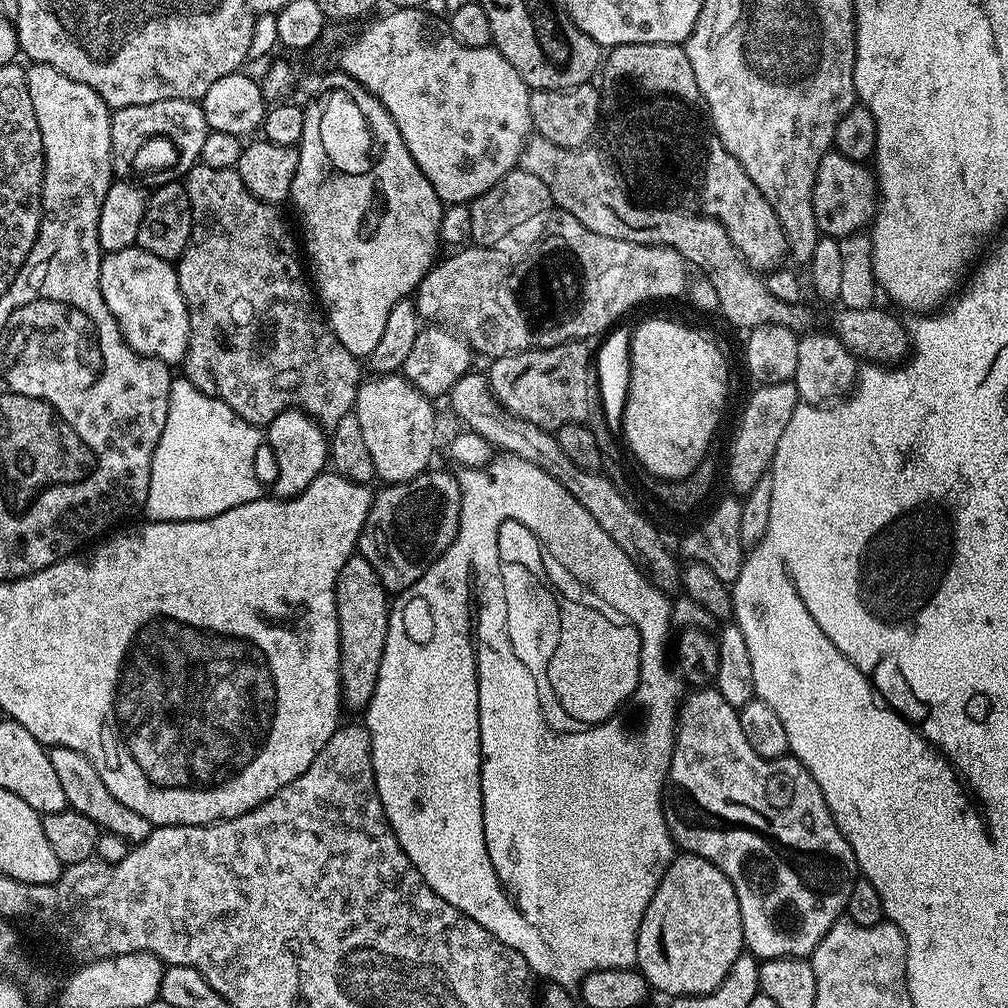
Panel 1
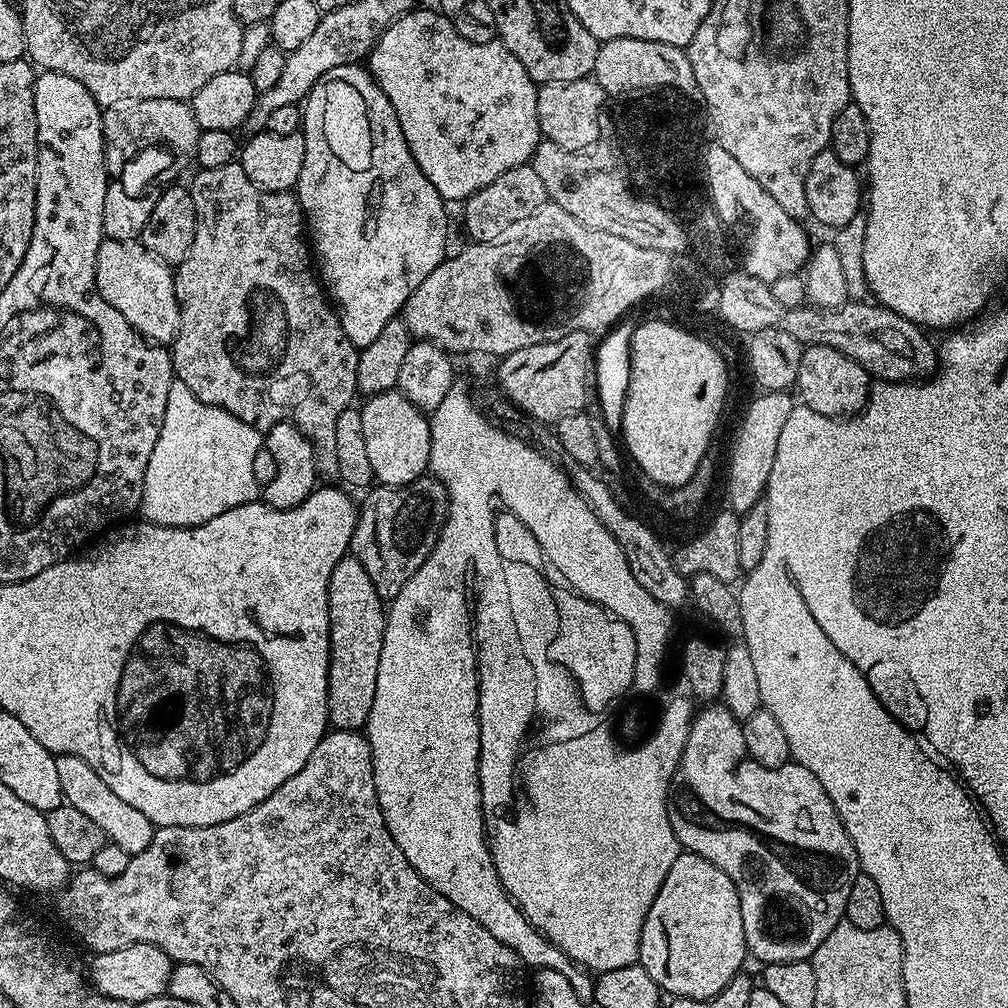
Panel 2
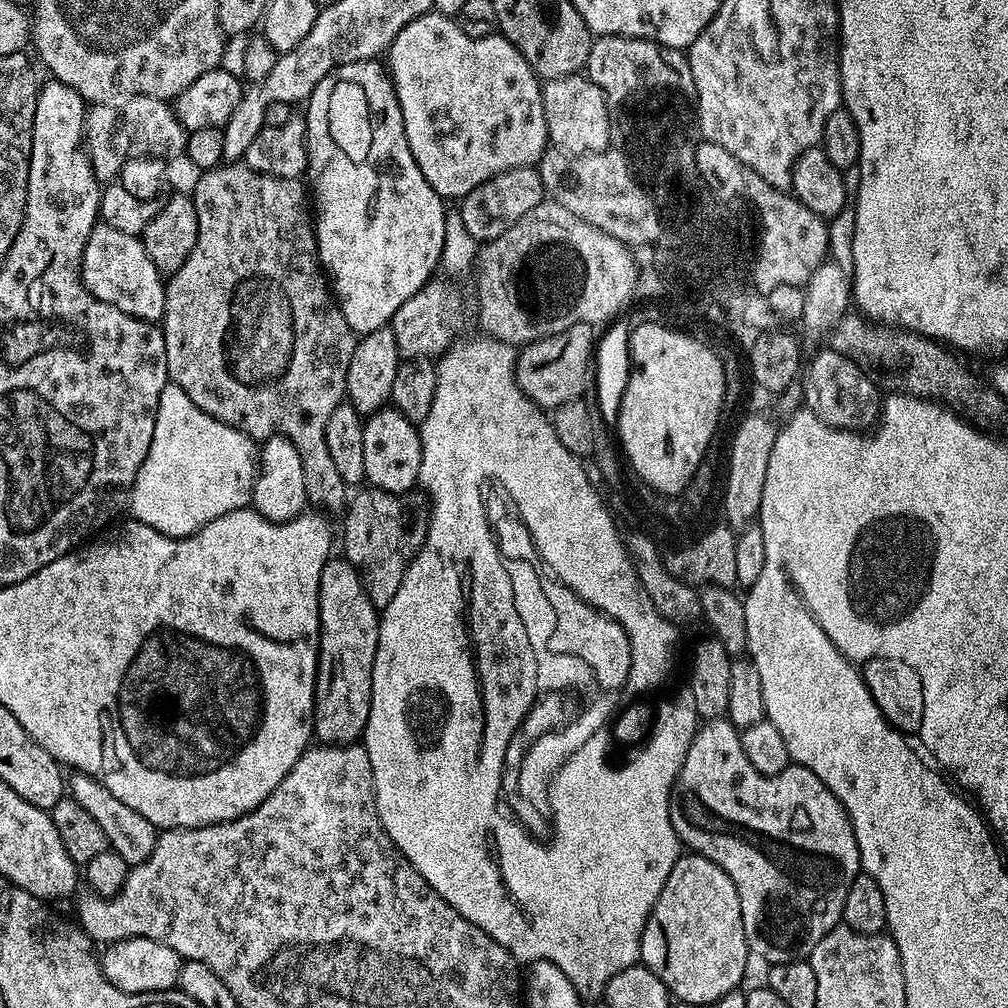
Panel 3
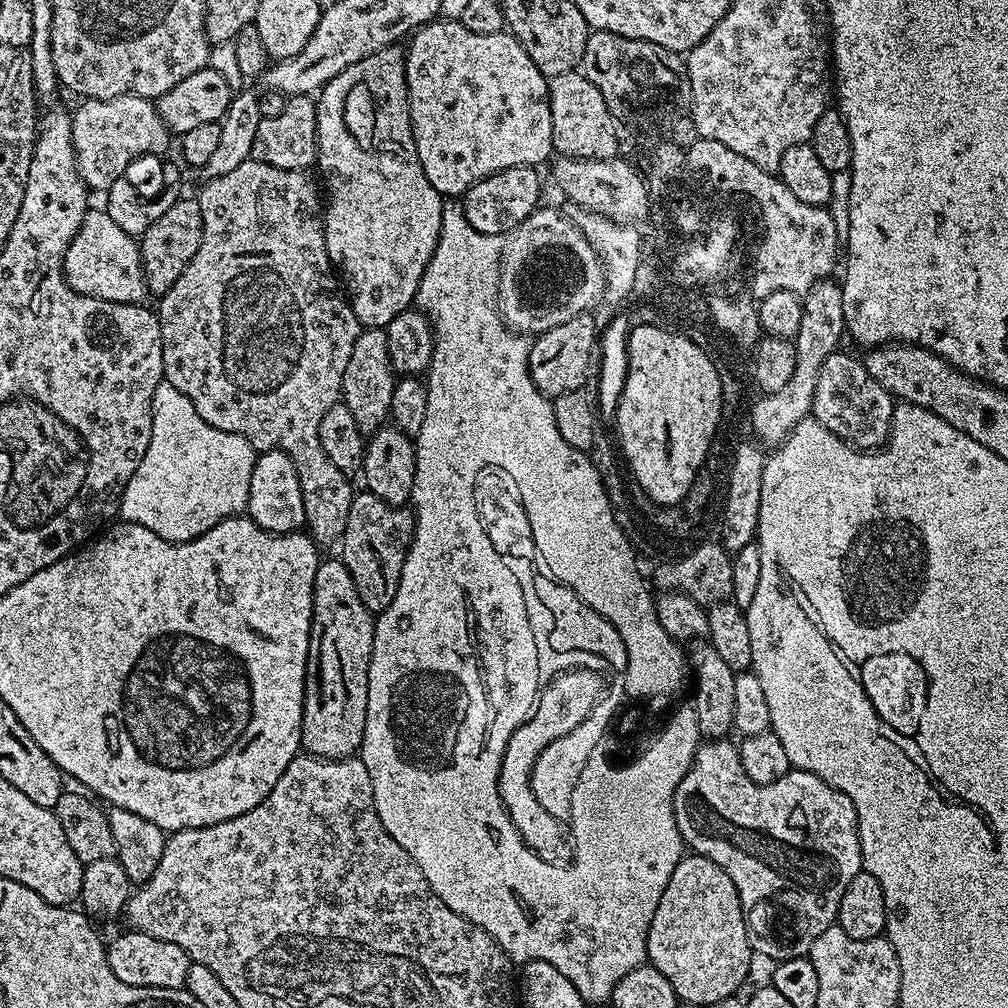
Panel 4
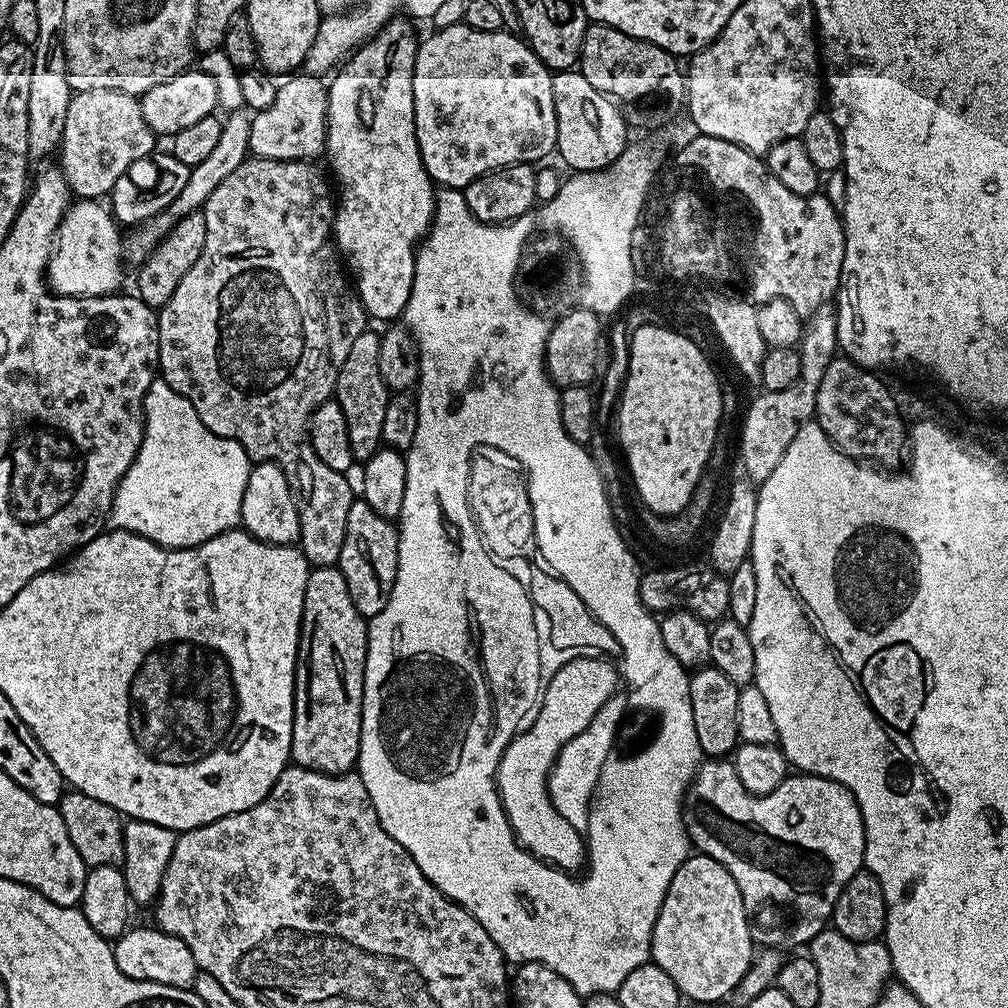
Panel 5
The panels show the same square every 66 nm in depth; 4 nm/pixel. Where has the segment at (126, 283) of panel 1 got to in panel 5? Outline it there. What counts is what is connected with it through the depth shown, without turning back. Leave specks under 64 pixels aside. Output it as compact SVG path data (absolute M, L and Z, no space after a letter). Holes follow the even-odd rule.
M77 199L58 226L46 279L49 288L59 296L107 296L121 291L125 260L122 232L115 216L100 204L103 203L99 199Z

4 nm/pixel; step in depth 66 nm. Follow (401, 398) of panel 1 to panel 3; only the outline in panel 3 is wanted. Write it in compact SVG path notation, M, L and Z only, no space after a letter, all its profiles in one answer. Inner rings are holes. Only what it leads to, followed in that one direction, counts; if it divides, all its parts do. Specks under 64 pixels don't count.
M385 406L364 420L362 454L366 461L365 481L383 492L403 496L417 487L422 466L422 442L417 425L391 406Z

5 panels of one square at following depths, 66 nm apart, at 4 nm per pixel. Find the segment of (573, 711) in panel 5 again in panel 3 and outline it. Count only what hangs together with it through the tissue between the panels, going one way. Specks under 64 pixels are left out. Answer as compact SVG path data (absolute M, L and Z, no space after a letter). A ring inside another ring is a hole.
M550 686L550 694L546 692L546 698L536 698L536 710L534 714L530 716L530 720L526 724L522 724L520 729L517 730L510 742L510 748L508 748L508 754L506 758L502 758L502 784L506 786L504 792L499 794L501 807L505 810L504 816L507 821L514 822L519 829L528 832L528 836L531 841L538 844L538 846L544 846L549 848L554 844L556 835L559 835L559 831L556 828L555 823L545 821L536 812L530 804L522 802L522 800L510 800L508 792L512 792L514 784L516 784L516 774L524 774L524 766L526 766L526 760L528 756L532 754L532 750L536 748L538 742L546 740L546 738L556 738L556 736L566 736L570 732L570 728L574 728L578 724L578 717L576 714L568 714L568 704L562 698L566 697L568 690L561 688L560 686Z

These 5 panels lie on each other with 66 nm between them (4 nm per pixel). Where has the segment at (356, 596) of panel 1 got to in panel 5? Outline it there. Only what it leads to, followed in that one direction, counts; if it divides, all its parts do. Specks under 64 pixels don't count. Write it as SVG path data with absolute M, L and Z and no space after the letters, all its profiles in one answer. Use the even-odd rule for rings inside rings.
M313 567L306 582L306 598L302 606L302 626L300 627L300 649L296 655L296 697L294 698L294 730L292 731L291 763L298 768L309 768L315 772L325 772L331 776L343 776L357 767L360 758L360 735L362 734L362 698L364 697L364 667L368 649L369 621L354 606L350 590L346 590L346 578L342 578L339 567Z

